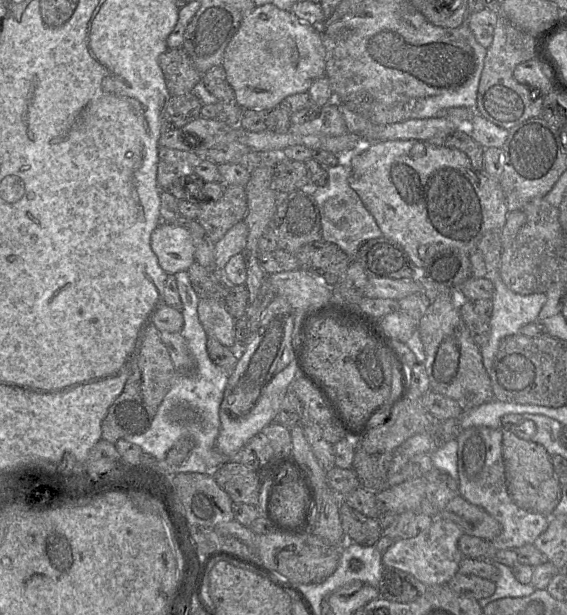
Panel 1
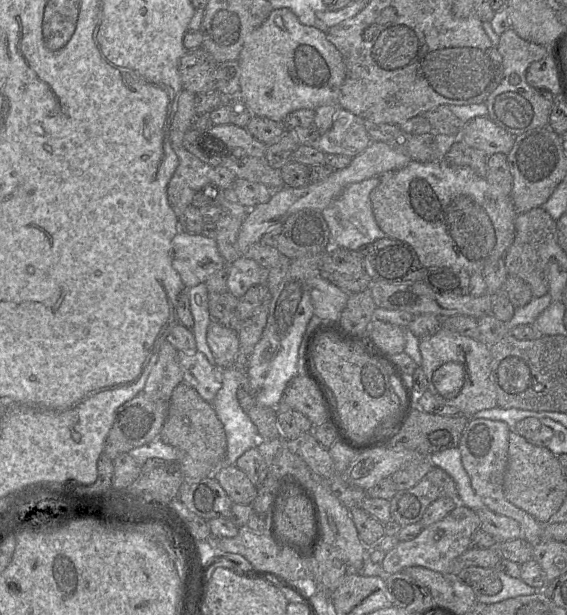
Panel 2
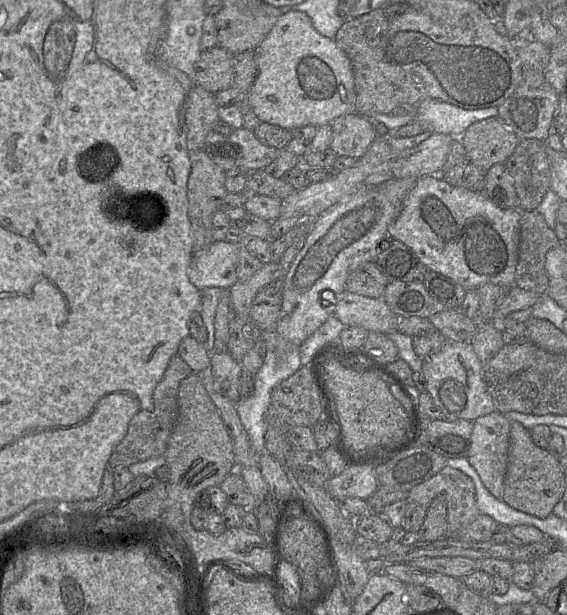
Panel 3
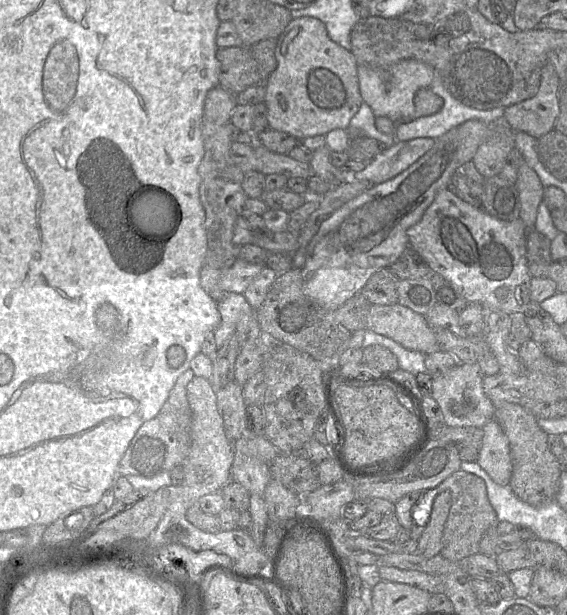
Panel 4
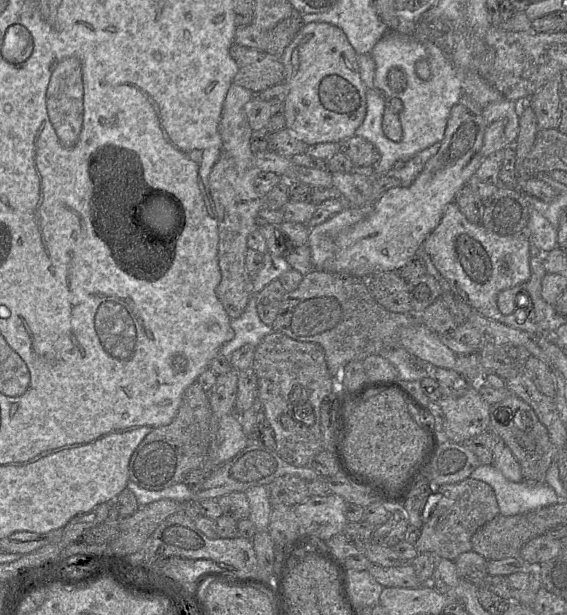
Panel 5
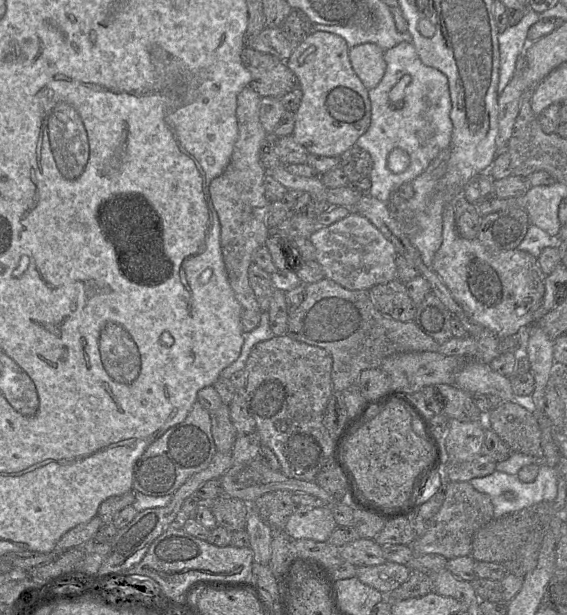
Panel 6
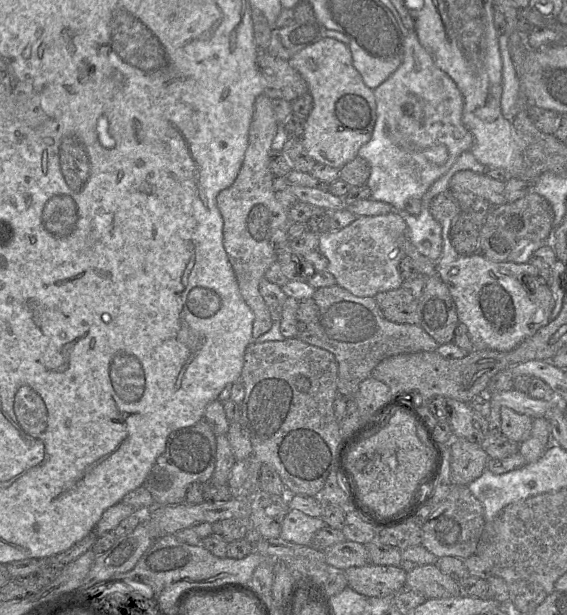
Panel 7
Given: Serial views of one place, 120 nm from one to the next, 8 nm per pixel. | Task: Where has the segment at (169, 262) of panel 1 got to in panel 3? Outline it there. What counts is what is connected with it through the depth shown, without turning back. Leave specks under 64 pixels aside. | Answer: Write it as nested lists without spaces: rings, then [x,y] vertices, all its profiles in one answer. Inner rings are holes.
[[[214,241],[193,253],[188,270],[190,282],[200,291],[218,287],[229,290],[237,281],[236,245],[227,241]]]

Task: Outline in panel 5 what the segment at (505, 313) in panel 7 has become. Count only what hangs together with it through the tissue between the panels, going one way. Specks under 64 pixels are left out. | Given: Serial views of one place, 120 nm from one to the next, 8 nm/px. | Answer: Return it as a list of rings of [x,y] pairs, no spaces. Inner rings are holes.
[[[453,201],[446,206],[439,224],[424,240],[421,249],[429,255],[455,294],[473,309],[486,318],[521,329],[517,321],[518,310],[529,304],[528,295],[516,296],[516,309],[509,315],[502,314],[498,309],[497,296],[502,290],[523,286],[530,278],[529,237],[526,230],[510,236],[498,235],[480,223],[469,222]]]

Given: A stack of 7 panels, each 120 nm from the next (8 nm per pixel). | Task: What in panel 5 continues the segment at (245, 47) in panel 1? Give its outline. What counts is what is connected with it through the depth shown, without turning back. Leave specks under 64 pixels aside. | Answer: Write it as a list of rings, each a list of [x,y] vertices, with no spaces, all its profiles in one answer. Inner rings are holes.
[[[325,22],[305,23],[301,26],[289,45],[284,49],[279,59],[284,67],[285,78],[283,83],[288,87],[288,94],[283,103],[284,116],[286,120],[285,129],[287,129],[294,137],[305,143],[307,146],[326,142],[340,144],[344,140],[354,136],[356,129],[362,124],[366,115],[367,88],[361,80],[359,67],[357,64],[357,53],[348,42],[343,31],[338,27]]]

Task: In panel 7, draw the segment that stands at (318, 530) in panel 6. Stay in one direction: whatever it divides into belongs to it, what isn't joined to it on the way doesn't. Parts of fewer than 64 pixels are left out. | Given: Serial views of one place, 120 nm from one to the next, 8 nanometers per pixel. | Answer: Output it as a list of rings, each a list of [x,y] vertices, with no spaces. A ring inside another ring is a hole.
[[[290,509],[283,520],[280,537],[300,545],[310,545],[315,533],[325,525],[321,517]]]

